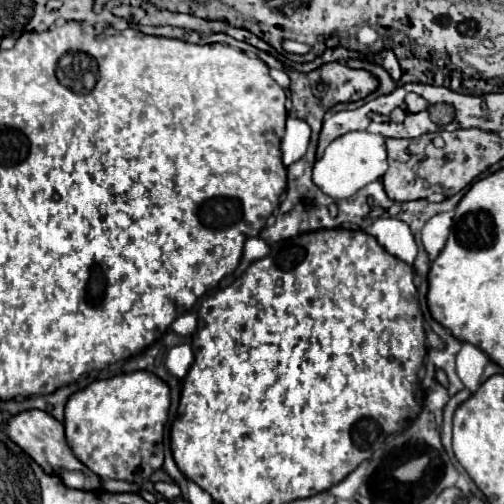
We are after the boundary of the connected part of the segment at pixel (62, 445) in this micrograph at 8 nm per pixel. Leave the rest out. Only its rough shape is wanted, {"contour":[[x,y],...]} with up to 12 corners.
{"contour":[[45,411],[7,419],[9,437],[69,489],[97,491],[67,445],[63,425]]}

